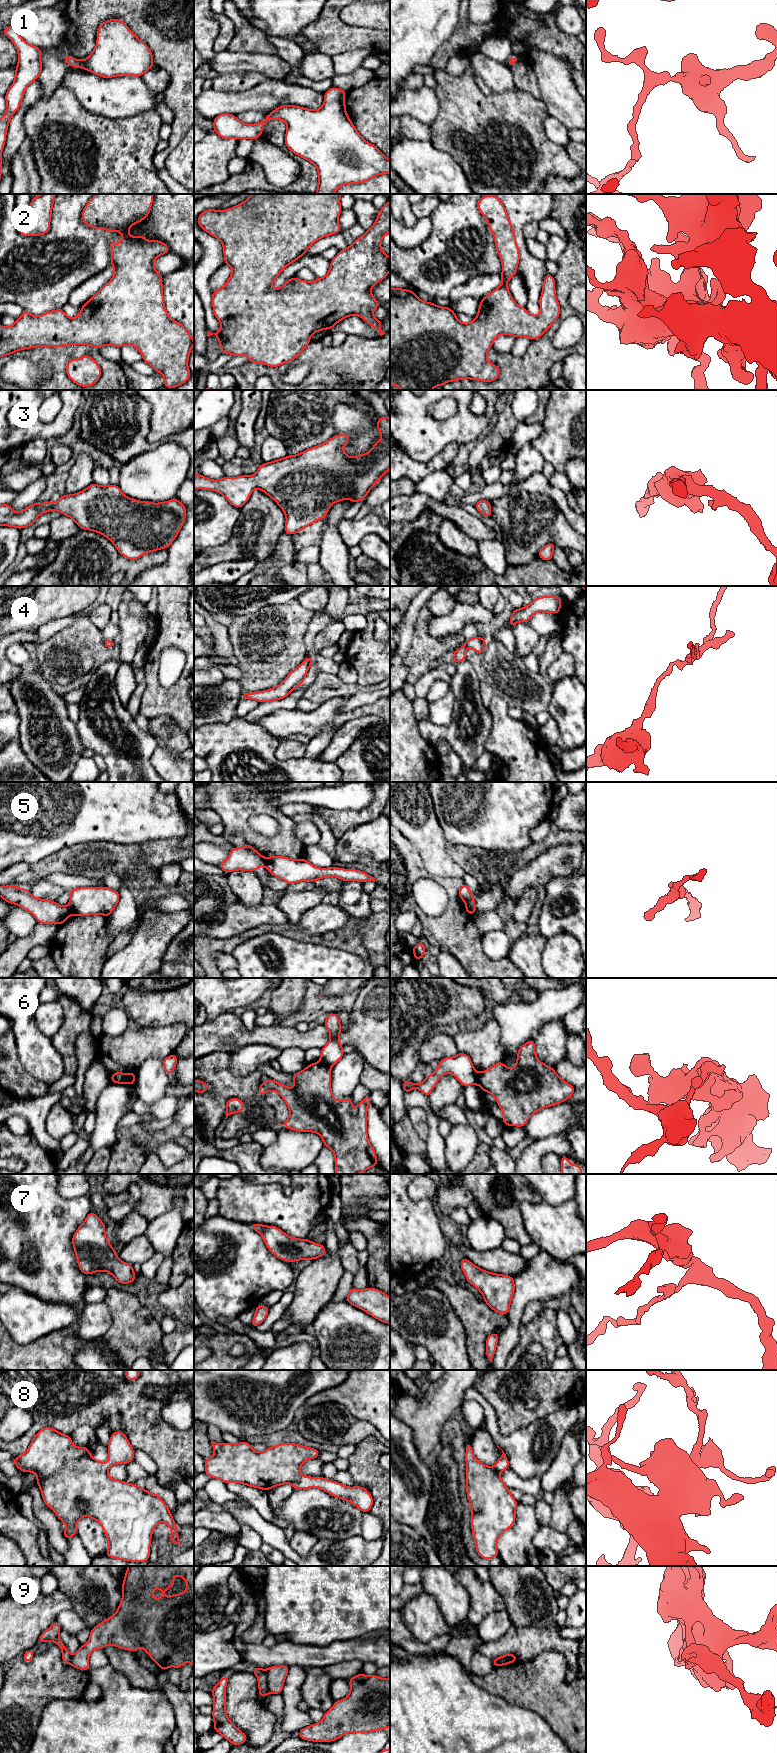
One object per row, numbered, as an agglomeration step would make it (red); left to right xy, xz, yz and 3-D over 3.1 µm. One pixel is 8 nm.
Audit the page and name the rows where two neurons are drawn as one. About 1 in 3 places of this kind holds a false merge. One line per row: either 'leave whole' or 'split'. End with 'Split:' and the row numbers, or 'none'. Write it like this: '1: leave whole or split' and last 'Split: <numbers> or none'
1: leave whole
2: leave whole
3: leave whole
4: leave whole
5: split
6: split
7: leave whole
8: leave whole
9: split
Split: 5, 6, 9

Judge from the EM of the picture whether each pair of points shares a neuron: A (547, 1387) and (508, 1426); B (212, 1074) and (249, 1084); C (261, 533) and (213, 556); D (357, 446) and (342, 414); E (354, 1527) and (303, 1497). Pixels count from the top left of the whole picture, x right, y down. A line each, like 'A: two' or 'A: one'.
A: one
B: one
C: one
D: one
E: one

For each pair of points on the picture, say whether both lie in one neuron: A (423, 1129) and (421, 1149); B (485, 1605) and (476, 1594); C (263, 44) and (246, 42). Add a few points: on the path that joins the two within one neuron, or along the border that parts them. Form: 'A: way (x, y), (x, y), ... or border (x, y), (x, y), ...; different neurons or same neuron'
A: border (409, 1119), (416, 1132), (425, 1141); different neurons
B: way (483, 1602), (479, 1597); same neuron
C: way (259, 44), (250, 42); same neuron

